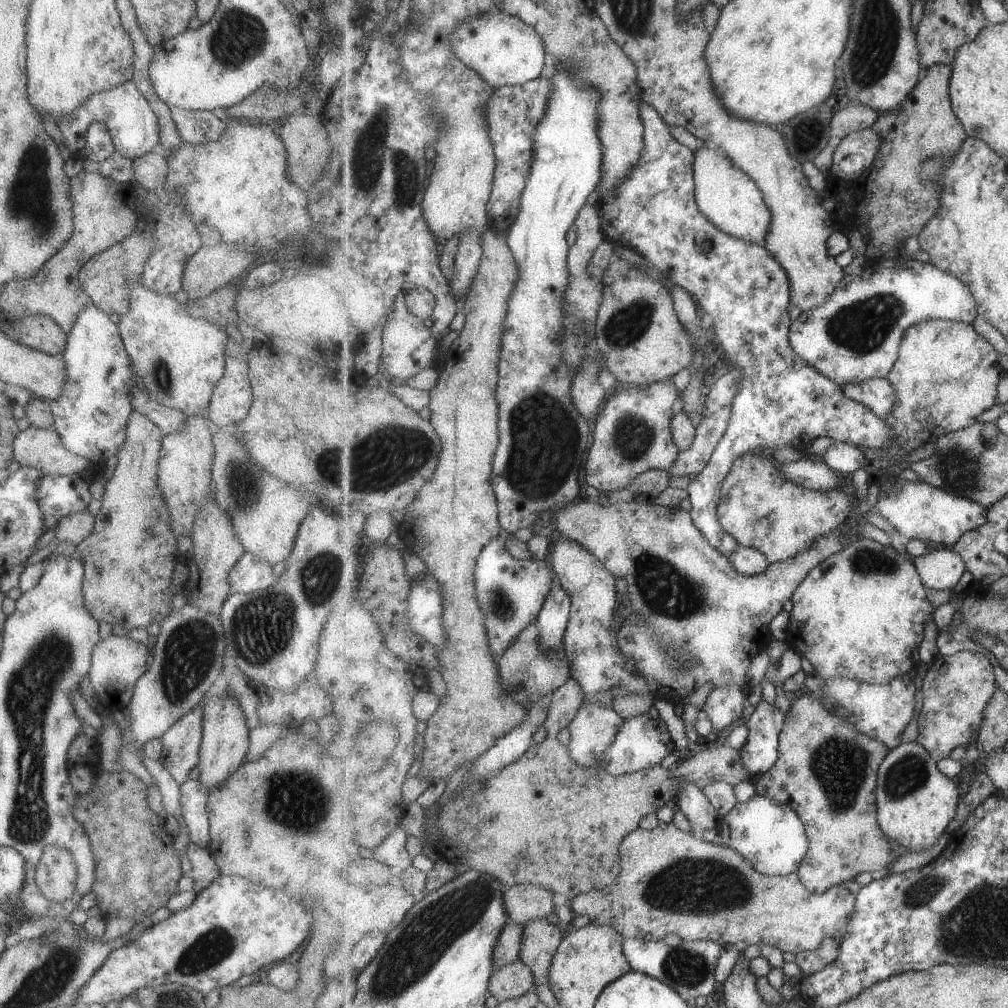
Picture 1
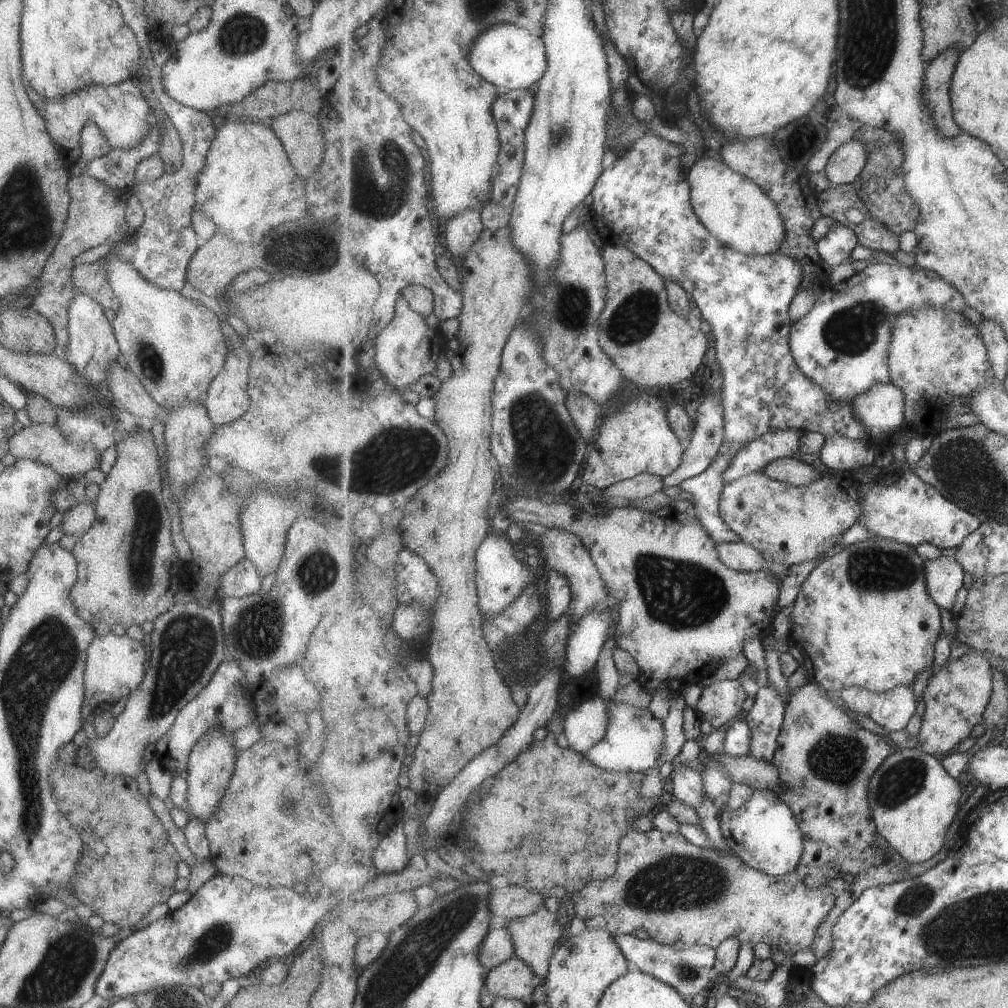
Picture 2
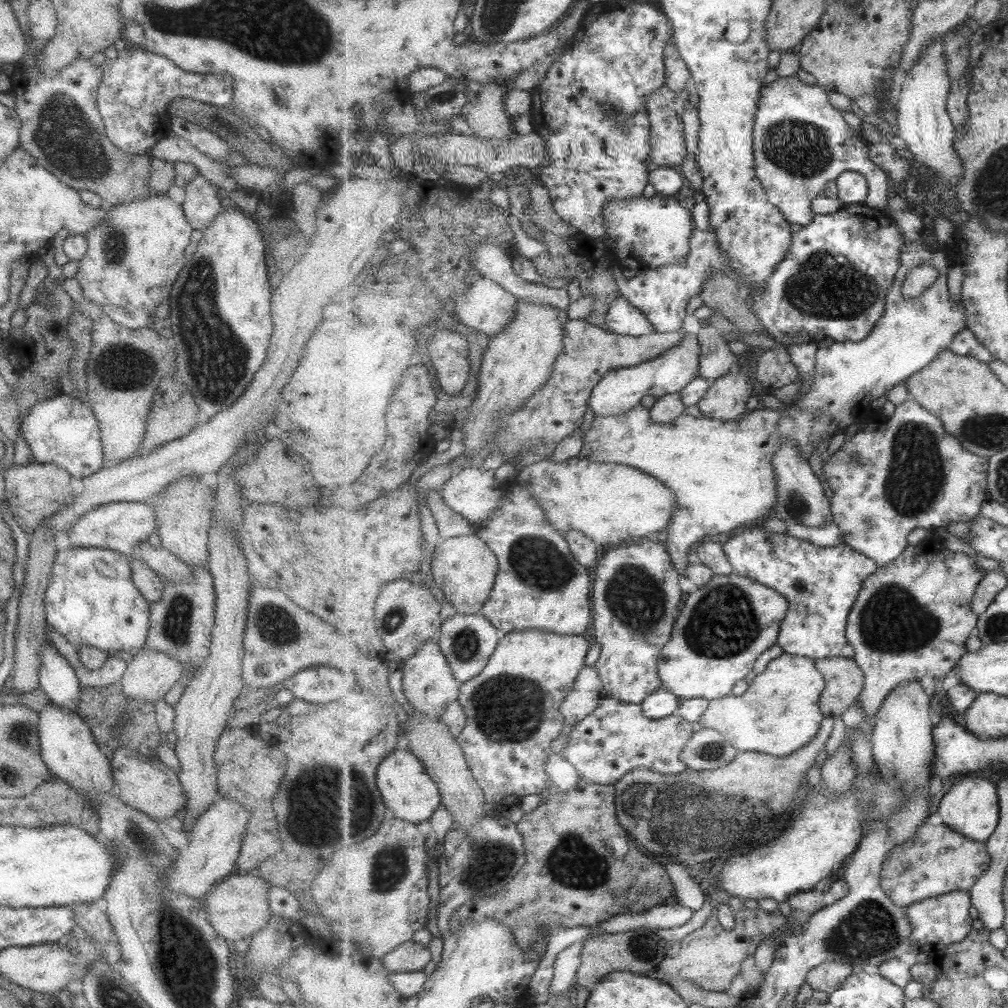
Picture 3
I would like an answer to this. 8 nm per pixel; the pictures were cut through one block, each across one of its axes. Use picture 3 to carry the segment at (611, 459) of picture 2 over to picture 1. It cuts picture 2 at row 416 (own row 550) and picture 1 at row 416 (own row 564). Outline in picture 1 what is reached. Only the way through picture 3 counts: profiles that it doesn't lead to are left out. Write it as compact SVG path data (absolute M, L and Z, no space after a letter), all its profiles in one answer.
M671 380L653 383L649 386L634 385L624 386L622 391L615 393L604 404L596 417L594 426L594 441L587 454L583 476L589 486L599 489L601 492L626 489L640 474L650 470L668 471L669 467L680 456L672 433L673 402L682 396L677 386Z

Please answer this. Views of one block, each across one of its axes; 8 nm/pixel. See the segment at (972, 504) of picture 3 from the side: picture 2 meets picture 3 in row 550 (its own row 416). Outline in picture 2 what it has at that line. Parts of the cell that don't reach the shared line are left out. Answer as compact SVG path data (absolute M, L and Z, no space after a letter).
M892 382L873 386L867 394L857 396L852 402L855 418L863 422L867 437L870 432L887 434L903 429L906 406L904 391Z

